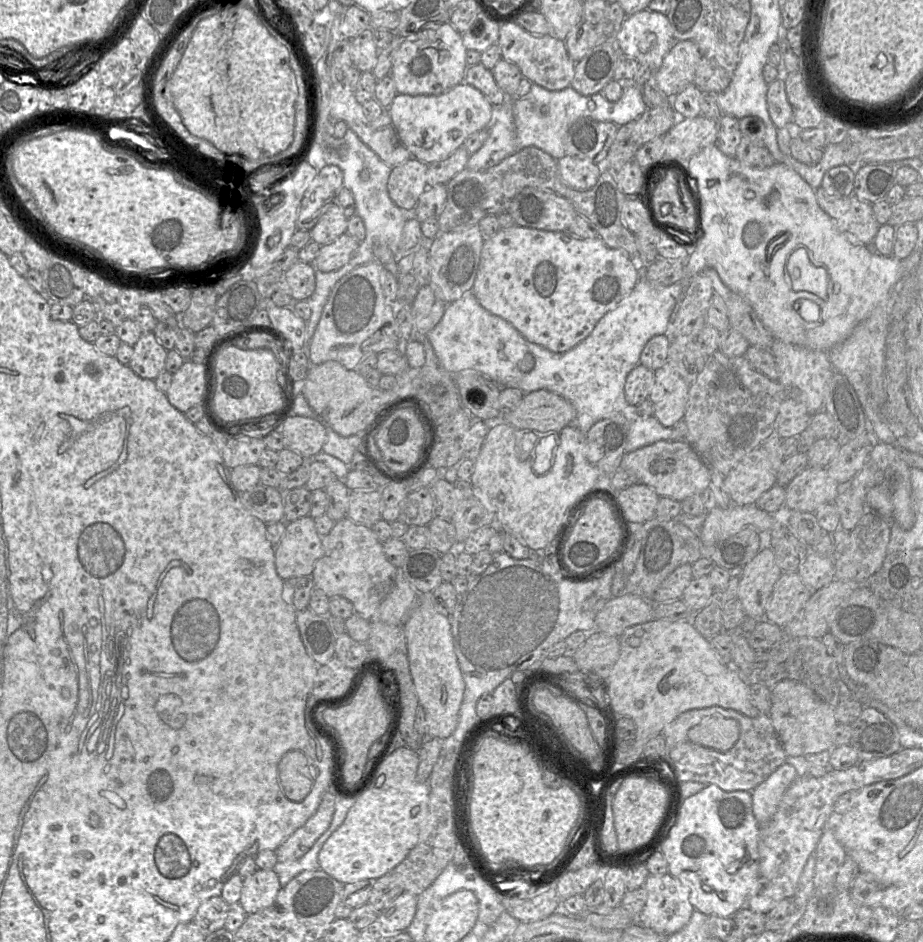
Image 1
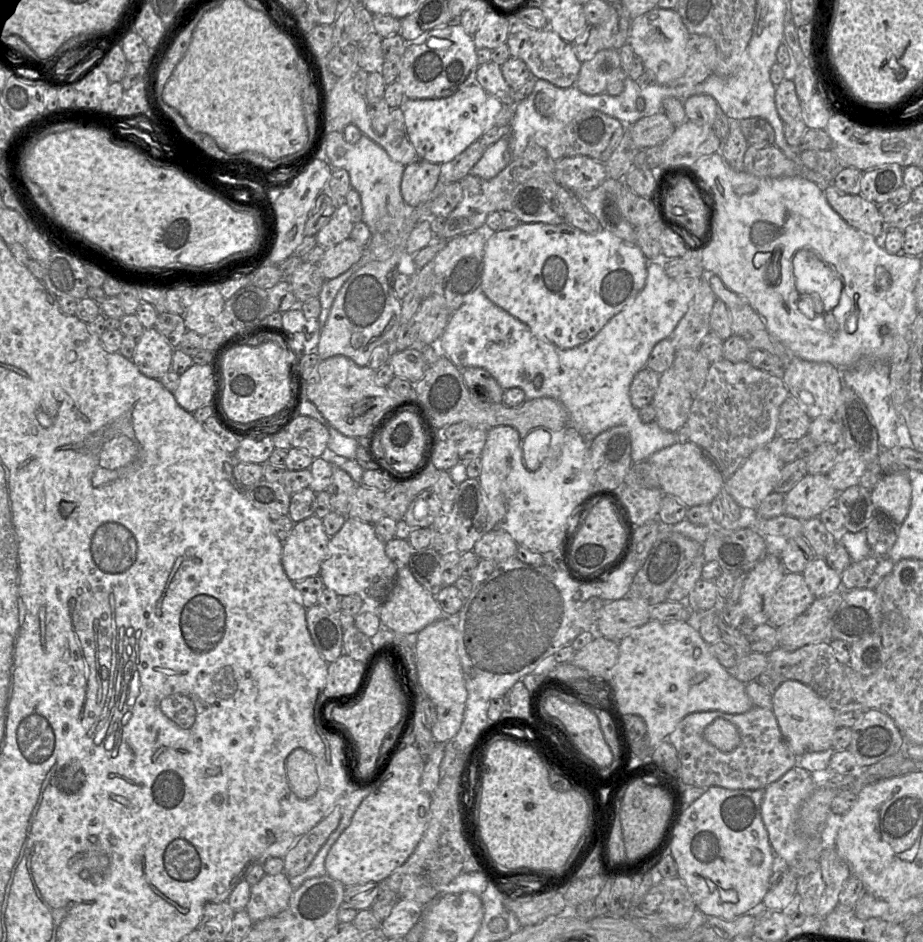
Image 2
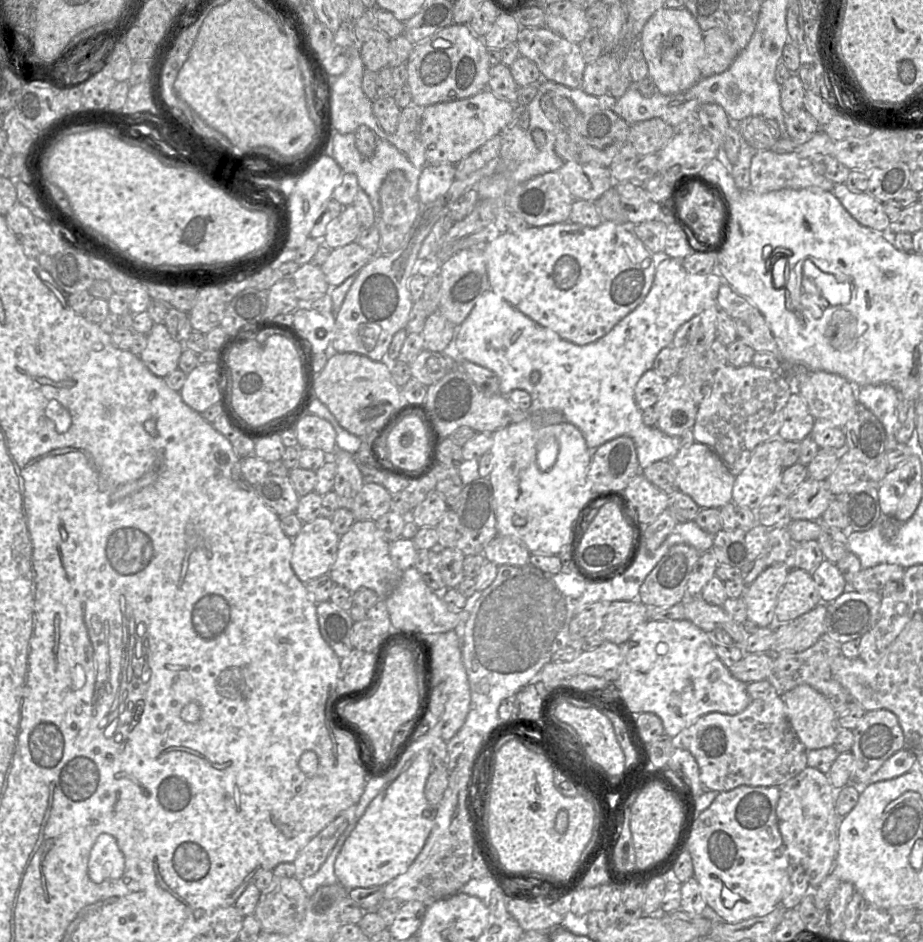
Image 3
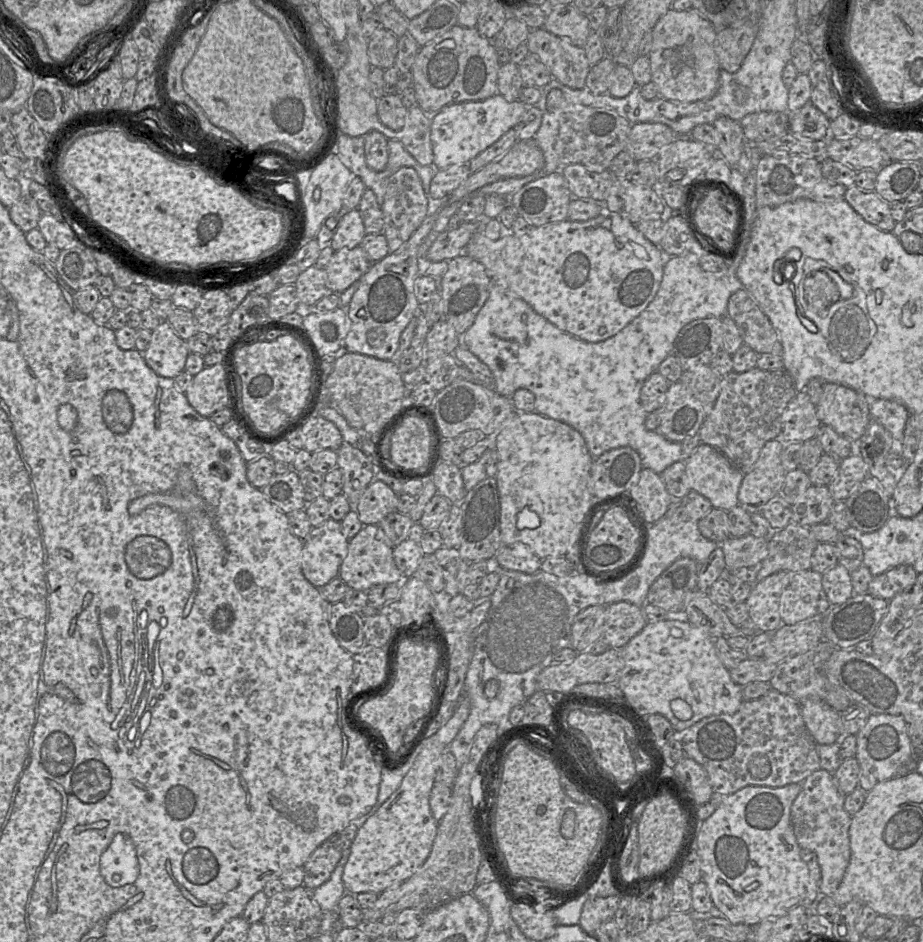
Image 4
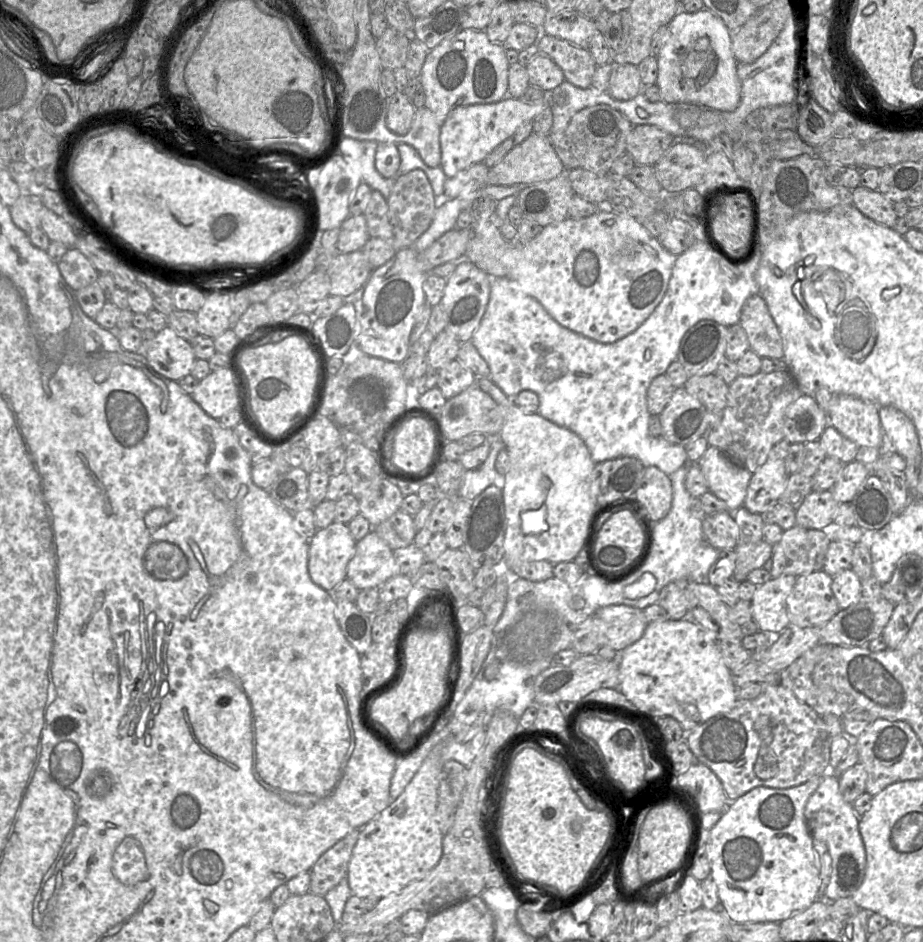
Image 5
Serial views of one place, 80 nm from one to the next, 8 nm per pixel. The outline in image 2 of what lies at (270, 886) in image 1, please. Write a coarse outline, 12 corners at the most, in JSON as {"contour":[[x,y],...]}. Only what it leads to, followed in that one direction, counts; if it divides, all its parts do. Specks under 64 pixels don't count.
{"contour":[[285,873],[251,886],[246,911],[253,922],[288,907],[294,886]]}

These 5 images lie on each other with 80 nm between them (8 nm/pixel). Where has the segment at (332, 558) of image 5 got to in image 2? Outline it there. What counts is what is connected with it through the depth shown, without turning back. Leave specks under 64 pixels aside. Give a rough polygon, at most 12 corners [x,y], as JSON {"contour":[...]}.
{"contour":[[322,519],[294,524],[282,566],[294,583],[319,575],[330,537]]}

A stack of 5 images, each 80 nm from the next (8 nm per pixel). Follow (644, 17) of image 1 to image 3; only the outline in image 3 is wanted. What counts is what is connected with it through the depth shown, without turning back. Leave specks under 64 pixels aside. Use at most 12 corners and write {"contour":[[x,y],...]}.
{"contour":[[686,7],[659,9],[640,41],[656,91],[701,80],[703,31]]}

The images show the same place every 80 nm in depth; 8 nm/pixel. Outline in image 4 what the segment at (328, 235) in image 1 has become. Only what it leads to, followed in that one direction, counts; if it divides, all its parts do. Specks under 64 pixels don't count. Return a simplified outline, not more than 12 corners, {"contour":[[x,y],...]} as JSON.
{"contour":[[358,209],[339,221],[334,251],[360,246],[366,235]]}

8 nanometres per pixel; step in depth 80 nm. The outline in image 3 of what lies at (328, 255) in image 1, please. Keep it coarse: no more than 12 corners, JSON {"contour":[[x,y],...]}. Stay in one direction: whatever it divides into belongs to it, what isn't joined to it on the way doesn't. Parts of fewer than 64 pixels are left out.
{"contour":[[357,242],[332,249],[321,269],[337,287],[373,257]]}

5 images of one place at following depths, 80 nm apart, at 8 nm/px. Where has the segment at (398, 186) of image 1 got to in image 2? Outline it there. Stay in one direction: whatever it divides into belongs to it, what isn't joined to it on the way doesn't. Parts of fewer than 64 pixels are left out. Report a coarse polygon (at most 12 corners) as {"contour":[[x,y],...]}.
{"contour":[[441,164],[406,165],[401,195],[412,207],[431,199]]}

